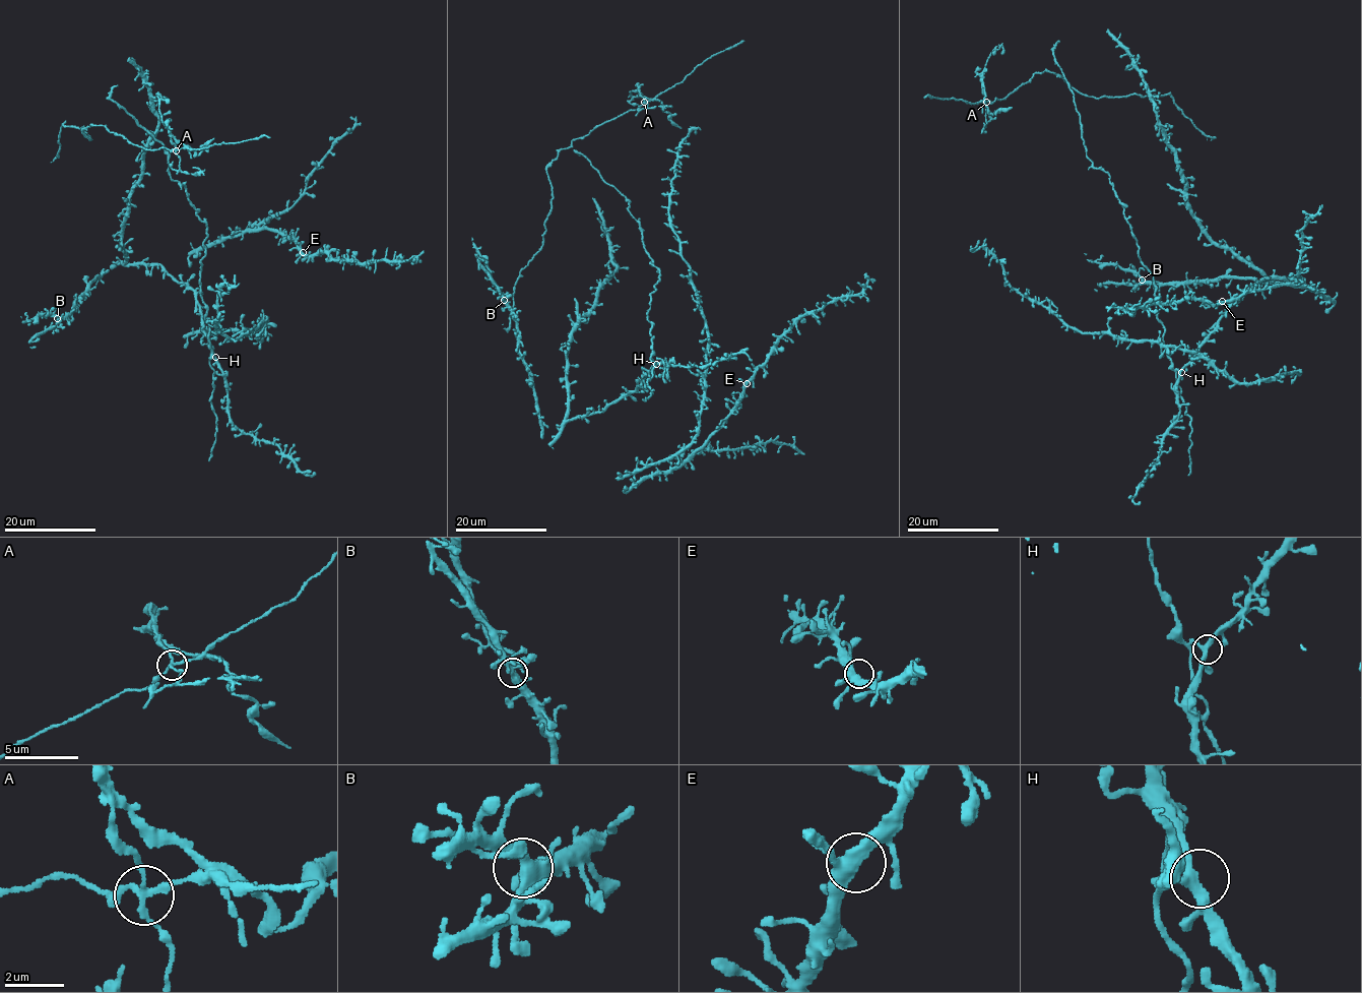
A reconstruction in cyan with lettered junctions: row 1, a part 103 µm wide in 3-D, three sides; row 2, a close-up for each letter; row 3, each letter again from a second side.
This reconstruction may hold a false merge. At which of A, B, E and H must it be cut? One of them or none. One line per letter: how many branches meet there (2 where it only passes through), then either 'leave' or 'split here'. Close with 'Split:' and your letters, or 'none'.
A: 4 branches meet; split here
B: 4 branches meet; leave
E: 4 branches meet; leave
H: 4 branches meet; leave
Split: A

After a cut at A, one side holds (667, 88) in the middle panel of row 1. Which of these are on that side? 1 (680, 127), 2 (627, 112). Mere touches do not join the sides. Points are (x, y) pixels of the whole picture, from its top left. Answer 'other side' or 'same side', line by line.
1: other side
2: same side

